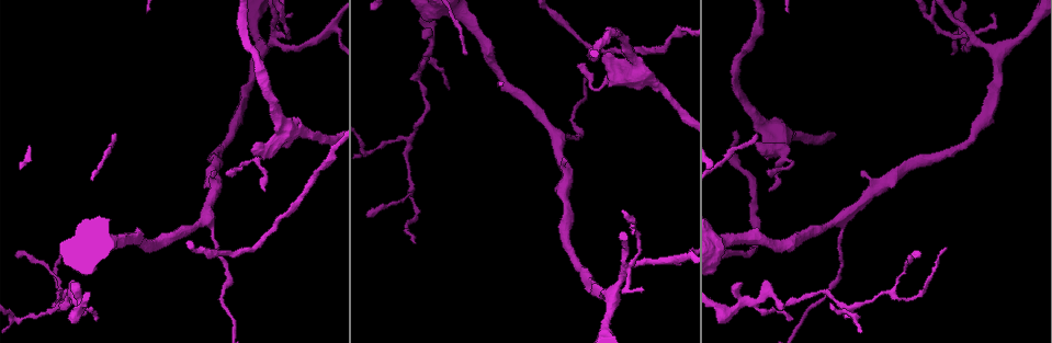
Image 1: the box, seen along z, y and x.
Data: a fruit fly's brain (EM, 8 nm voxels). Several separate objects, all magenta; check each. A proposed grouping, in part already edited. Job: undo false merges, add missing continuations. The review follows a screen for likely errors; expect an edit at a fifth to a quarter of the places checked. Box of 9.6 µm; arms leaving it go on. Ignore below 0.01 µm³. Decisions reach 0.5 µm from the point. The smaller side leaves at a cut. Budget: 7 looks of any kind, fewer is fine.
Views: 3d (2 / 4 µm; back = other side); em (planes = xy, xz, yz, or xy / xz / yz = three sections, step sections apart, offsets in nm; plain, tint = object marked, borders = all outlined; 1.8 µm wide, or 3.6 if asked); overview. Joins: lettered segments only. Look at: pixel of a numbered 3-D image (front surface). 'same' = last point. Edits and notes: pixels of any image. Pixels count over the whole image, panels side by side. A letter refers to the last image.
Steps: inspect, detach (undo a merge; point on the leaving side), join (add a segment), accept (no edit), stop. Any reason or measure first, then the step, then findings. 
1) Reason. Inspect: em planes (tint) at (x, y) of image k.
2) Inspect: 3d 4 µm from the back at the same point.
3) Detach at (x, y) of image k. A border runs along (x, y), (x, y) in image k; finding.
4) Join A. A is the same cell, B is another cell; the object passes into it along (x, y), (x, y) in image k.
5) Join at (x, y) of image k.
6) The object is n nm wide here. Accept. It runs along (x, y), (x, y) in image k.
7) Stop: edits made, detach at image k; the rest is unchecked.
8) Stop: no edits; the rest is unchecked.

Four or more arms meet. Inspect: em planes (borders) at (972, 37) of image 1.

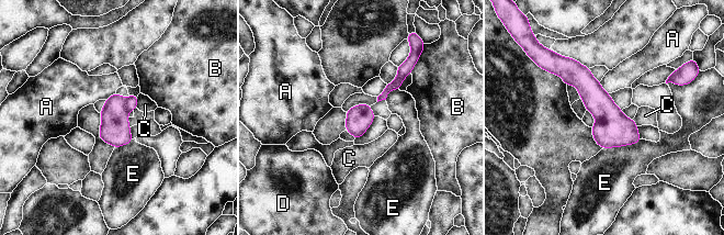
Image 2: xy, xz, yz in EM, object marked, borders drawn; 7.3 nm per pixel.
Detach at (131, 103) of image 2. A, B, C, D and E are other cells; the part that leaves runs along (404, 67), (400, 77), (382, 97) in image 2; two neurons meet here.

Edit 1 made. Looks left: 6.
See it whole again. Inspect: overview.

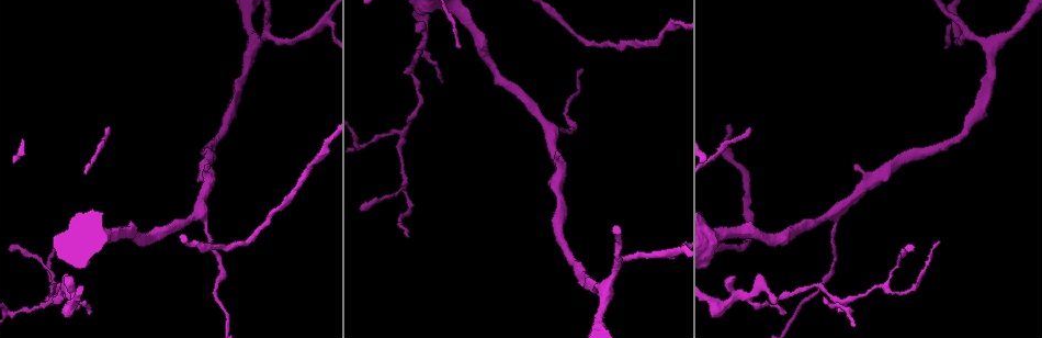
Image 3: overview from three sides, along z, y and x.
Branch point. Inspect: 3d 4 µm at (747, 293) of image 3.

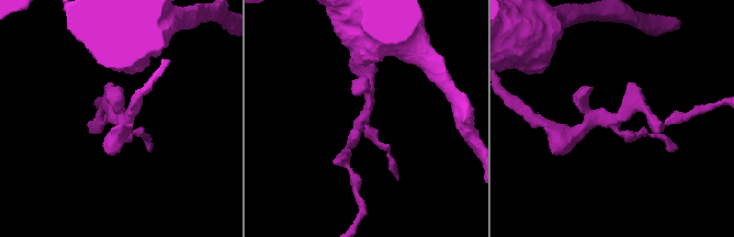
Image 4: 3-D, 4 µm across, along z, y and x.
Need the tissue. Inspect: em xz step 8 (tint) at (366, 115) of image 4.

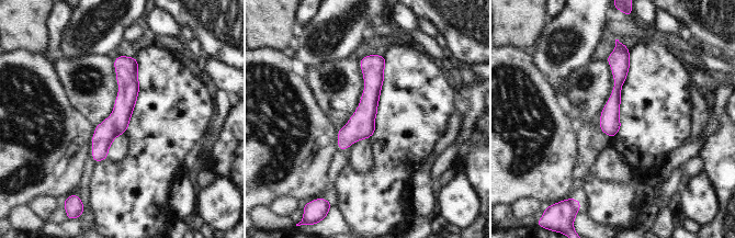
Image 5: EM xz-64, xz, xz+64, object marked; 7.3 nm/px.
Inspect: em yz step 4 (borders) at the same point.

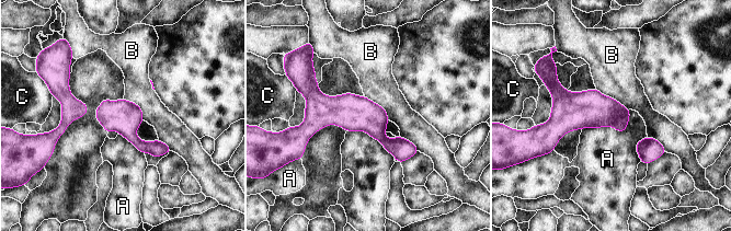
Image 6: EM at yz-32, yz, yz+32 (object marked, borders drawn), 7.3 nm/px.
Accept. A, B and C are other cells; a border runs along (630, 112), (623, 131), (582, 129) in image 6; continuous, no second neuron.

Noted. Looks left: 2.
Stop: edits made, detach at image 2; the rest is unchecked.

